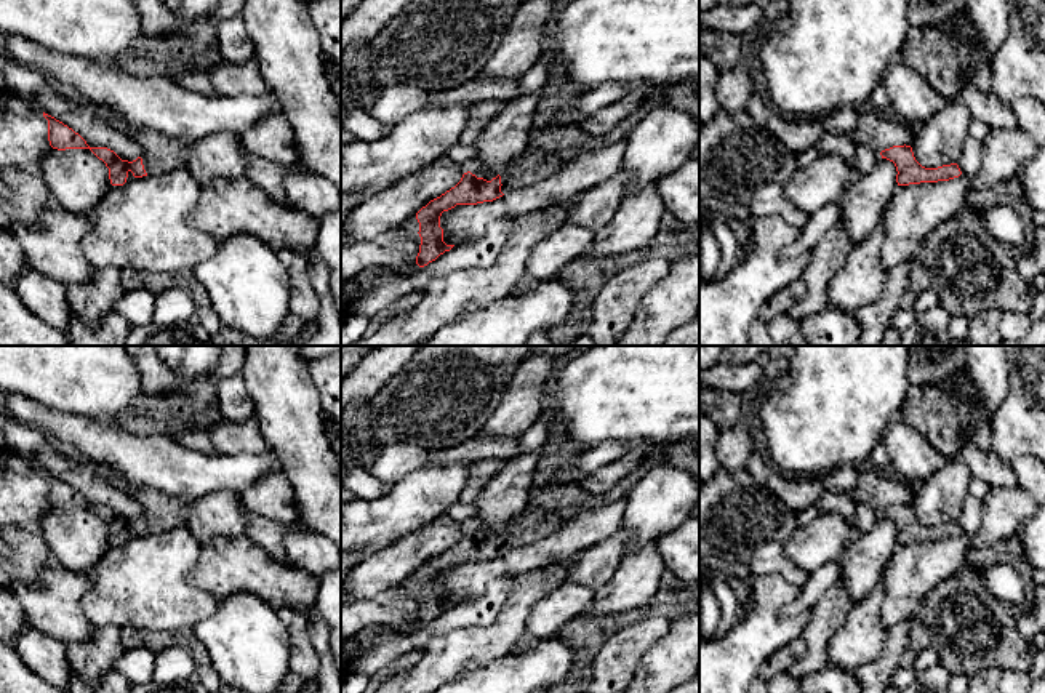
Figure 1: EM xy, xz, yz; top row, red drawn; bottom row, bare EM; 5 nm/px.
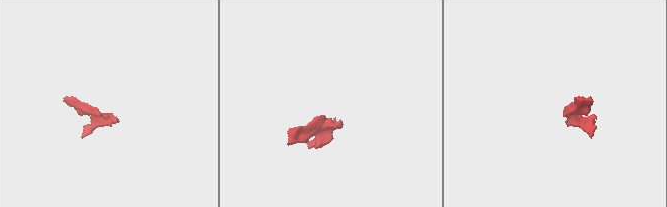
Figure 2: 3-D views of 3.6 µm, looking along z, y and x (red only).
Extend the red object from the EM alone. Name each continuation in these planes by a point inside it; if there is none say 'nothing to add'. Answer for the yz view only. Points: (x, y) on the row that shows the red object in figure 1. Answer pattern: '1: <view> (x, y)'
nothing to add

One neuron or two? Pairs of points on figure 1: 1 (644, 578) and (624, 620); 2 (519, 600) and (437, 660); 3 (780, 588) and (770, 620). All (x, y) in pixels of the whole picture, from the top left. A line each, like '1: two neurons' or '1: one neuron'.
1: two neurons
2: one neuron
3: one neuron

